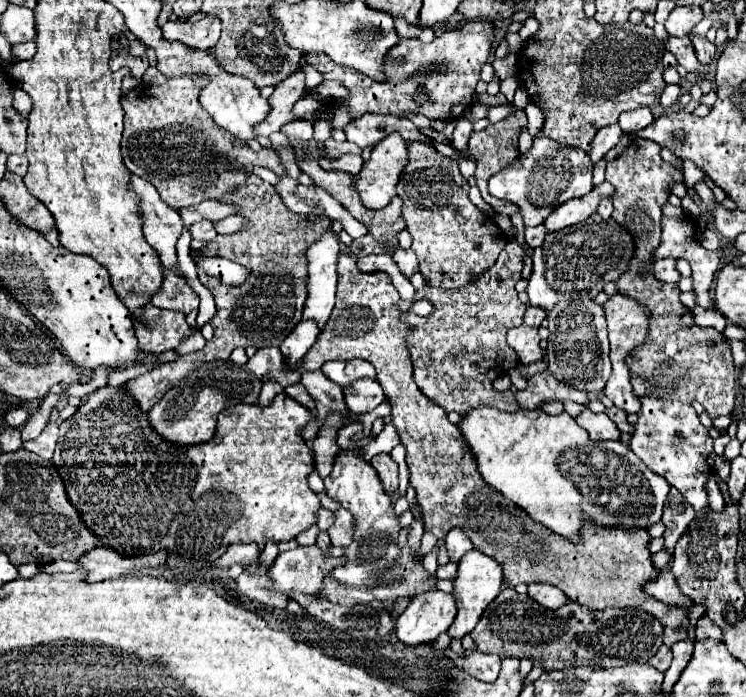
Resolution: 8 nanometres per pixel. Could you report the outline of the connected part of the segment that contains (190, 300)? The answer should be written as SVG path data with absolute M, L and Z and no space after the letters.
M163 269L165 281L163 287L157 295L153 295L151 303L157 305L159 309L173 309L189 315L199 307L199 295L187 285L185 279L181 279L177 273L171 269Z

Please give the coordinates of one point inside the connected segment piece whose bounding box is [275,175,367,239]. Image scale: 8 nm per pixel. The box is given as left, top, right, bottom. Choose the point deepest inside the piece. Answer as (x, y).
(304, 200)

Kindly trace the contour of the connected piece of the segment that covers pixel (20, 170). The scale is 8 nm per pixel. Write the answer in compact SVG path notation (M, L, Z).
M9 155L9 161L7 161L7 169L11 173L17 173L19 177L23 177L29 169L29 161L25 155Z

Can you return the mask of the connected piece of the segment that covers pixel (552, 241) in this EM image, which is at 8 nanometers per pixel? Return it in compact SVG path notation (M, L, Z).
M597 213L583 223L551 233L543 245L533 251L533 273L527 287L529 303L549 311L561 299L595 299L605 283L617 281L617 277L625 273L633 253L635 245L629 231L613 219L603 221Z

